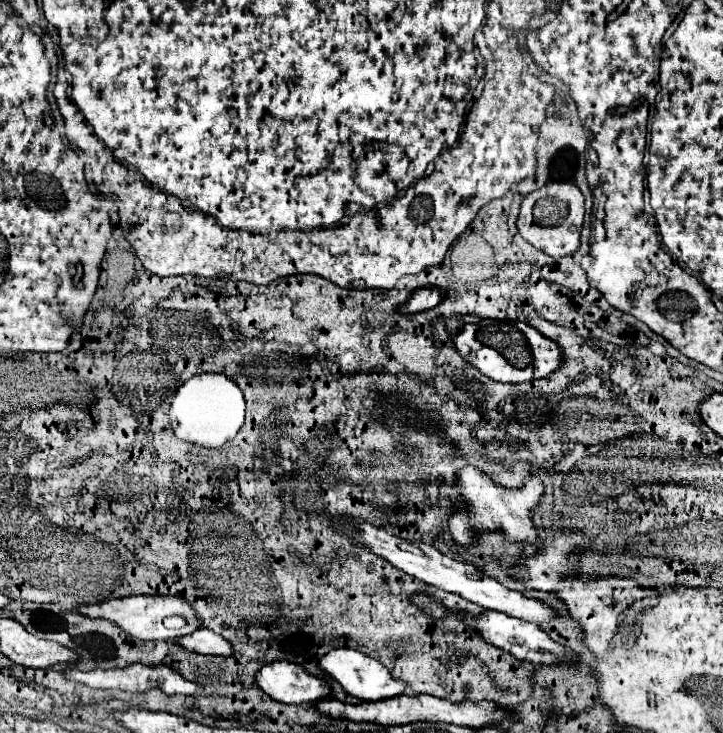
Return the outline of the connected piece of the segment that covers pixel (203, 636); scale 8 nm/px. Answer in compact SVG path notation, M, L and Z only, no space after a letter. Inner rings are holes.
M199 629L193 635L187 635L187 637L175 639L175 641L185 649L195 651L195 653L203 653L203 655L221 655L221 657L235 655L231 643L223 635L217 635L209 629Z

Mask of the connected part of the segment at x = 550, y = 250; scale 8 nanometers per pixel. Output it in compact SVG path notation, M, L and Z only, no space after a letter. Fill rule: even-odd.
M561 181L561 183L549 183L543 189L529 193L523 203L521 203L521 213L517 219L517 229L521 233L521 237L525 241L529 241L533 247L541 249L545 255L549 257L567 257L567 255L575 255L581 247L581 227L583 227L583 217L585 217L585 207L583 207L583 193L579 191L577 185L573 185L571 181ZM539 197L559 197L559 201L567 201L569 207L569 215L561 225L555 225L551 229L543 227L543 225L535 225L535 217L531 217L531 205L535 205L535 201L539 201Z

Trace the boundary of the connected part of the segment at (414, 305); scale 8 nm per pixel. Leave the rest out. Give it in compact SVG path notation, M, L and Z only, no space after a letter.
M419 287L411 299L401 305L403 313L415 313L415 311L425 311L435 307L441 301L441 291L437 287Z

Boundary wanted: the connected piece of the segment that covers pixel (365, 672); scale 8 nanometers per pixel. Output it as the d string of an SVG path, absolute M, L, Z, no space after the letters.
M347 647L333 649L325 657L321 657L319 665L325 673L329 673L333 679L337 679L347 693L351 693L363 701L381 701L383 697L397 697L399 693L405 693L409 687L407 683L393 679L389 669L385 665L381 665L377 659L363 655L357 649L347 649Z

